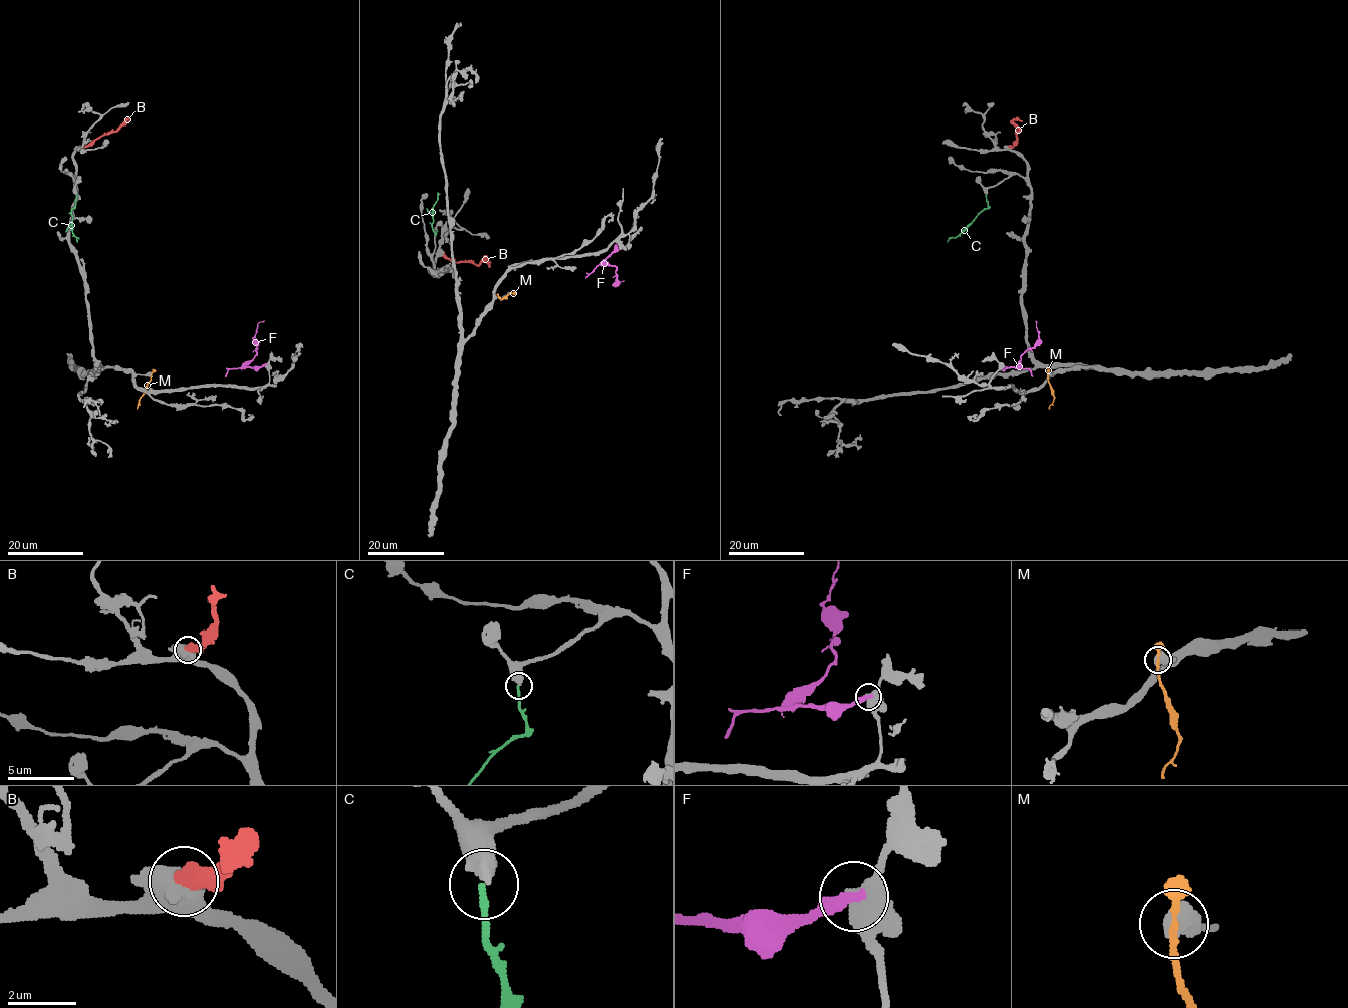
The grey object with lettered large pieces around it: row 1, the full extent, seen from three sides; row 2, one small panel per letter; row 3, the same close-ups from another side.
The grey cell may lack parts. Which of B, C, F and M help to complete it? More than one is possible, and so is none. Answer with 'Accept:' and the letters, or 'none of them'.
Accept: B

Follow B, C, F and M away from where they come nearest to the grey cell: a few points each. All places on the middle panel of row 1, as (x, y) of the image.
B: (443, 254), (456, 261), (476, 265), (485, 258), (489, 267)
C: (437, 231), (432, 226), (438, 192)
F: (625, 246), (616, 248), (605, 261), (616, 267), (613, 284), (624, 280)
M: (511, 292), (501, 298), (497, 293)

